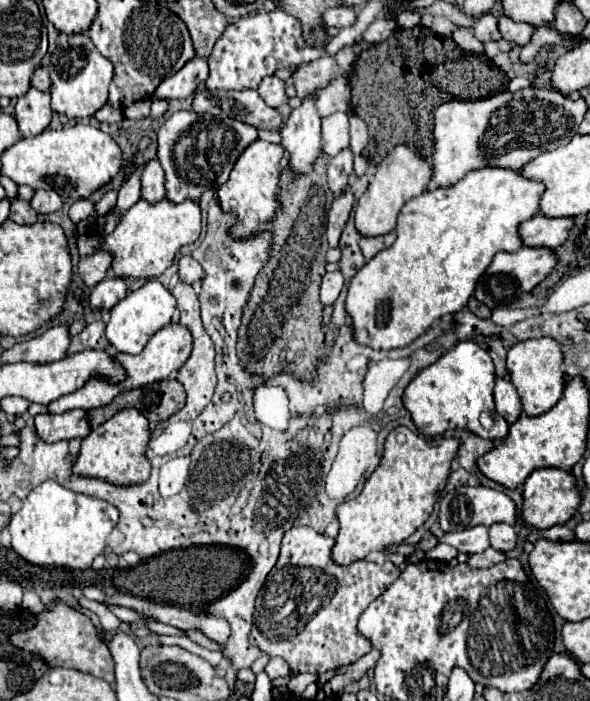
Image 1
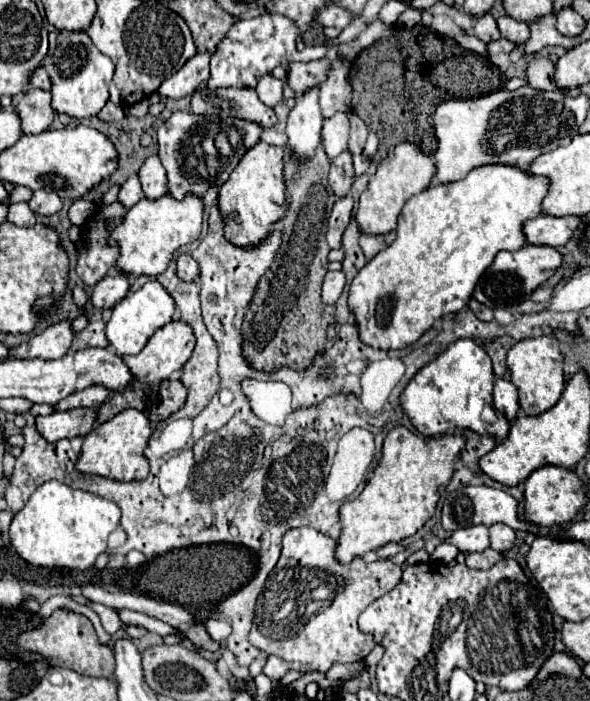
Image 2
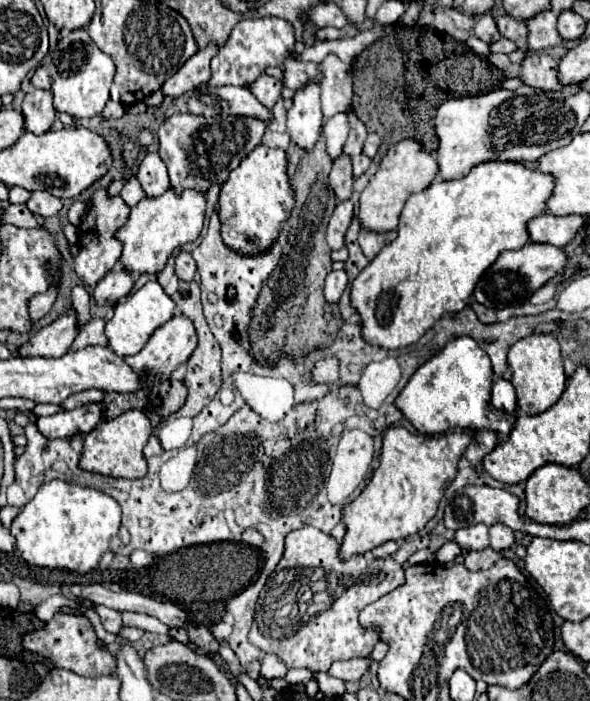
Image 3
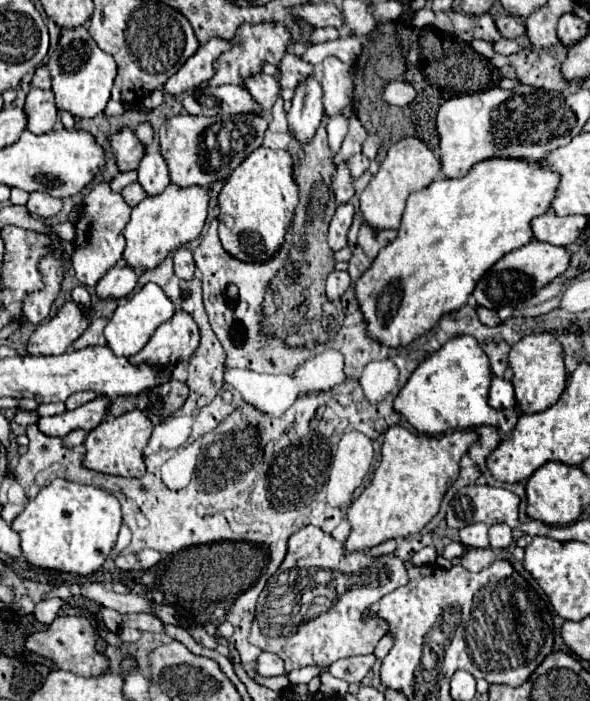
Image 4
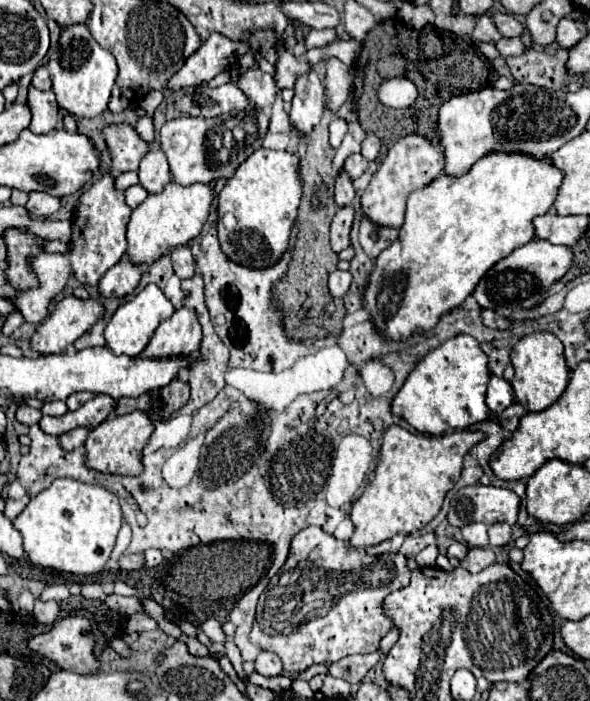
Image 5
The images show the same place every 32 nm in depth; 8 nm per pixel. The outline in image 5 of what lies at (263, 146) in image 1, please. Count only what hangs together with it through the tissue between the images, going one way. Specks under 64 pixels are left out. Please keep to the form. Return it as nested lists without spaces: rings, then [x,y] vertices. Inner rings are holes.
[[[258,148],[256,152],[252,152],[252,156],[248,156],[248,160],[244,160],[236,168],[234,176],[226,182],[226,186],[218,196],[218,238],[222,252],[230,260],[250,268],[272,266],[288,248],[288,238],[296,220],[300,198],[302,198],[302,182],[298,174],[298,156],[286,150],[268,150],[268,148]],[[224,214],[232,214],[236,218],[234,230],[226,230],[226,226],[222,224]]]

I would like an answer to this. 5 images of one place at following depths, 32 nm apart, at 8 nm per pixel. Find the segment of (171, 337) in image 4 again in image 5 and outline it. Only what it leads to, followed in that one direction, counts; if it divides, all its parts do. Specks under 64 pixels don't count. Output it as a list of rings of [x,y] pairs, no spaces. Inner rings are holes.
[[[178,308],[168,320],[164,320],[148,346],[136,358],[168,358],[168,356],[190,356],[200,348],[202,328],[196,320],[194,310]]]

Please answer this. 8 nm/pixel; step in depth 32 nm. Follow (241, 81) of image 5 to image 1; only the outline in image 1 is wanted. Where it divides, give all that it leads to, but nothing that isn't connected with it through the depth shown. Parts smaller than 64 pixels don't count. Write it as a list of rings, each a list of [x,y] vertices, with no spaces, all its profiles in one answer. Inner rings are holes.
[[[266,76],[262,80],[258,92],[266,100],[266,104],[272,106],[272,108],[278,108],[278,106],[282,106],[282,104],[288,102],[286,90],[284,90],[284,82],[278,76]]]

